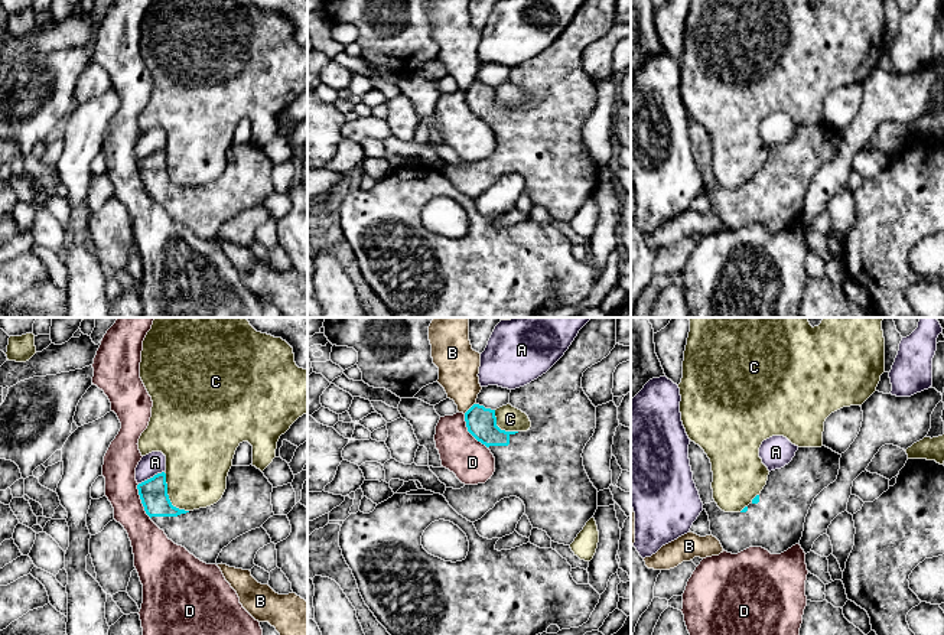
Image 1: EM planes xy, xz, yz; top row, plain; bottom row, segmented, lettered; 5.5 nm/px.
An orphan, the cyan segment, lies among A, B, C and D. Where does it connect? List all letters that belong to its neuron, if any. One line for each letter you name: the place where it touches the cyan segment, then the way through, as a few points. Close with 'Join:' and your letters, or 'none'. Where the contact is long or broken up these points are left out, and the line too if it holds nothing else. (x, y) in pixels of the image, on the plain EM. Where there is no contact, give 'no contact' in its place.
Join: none

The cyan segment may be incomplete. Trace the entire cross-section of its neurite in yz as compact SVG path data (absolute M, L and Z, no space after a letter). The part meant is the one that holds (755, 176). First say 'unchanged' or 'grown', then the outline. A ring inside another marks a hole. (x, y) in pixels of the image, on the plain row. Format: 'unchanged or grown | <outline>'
grown | M690 117L693 157L709 192L712 212L723 227L738 231L762 224L781 231L800 221L805 193L814 175L837 156L842 131L831 126L798 124L792 137L771 147L766 162L740 189L725 189L713 176L712 140L704 127Z

